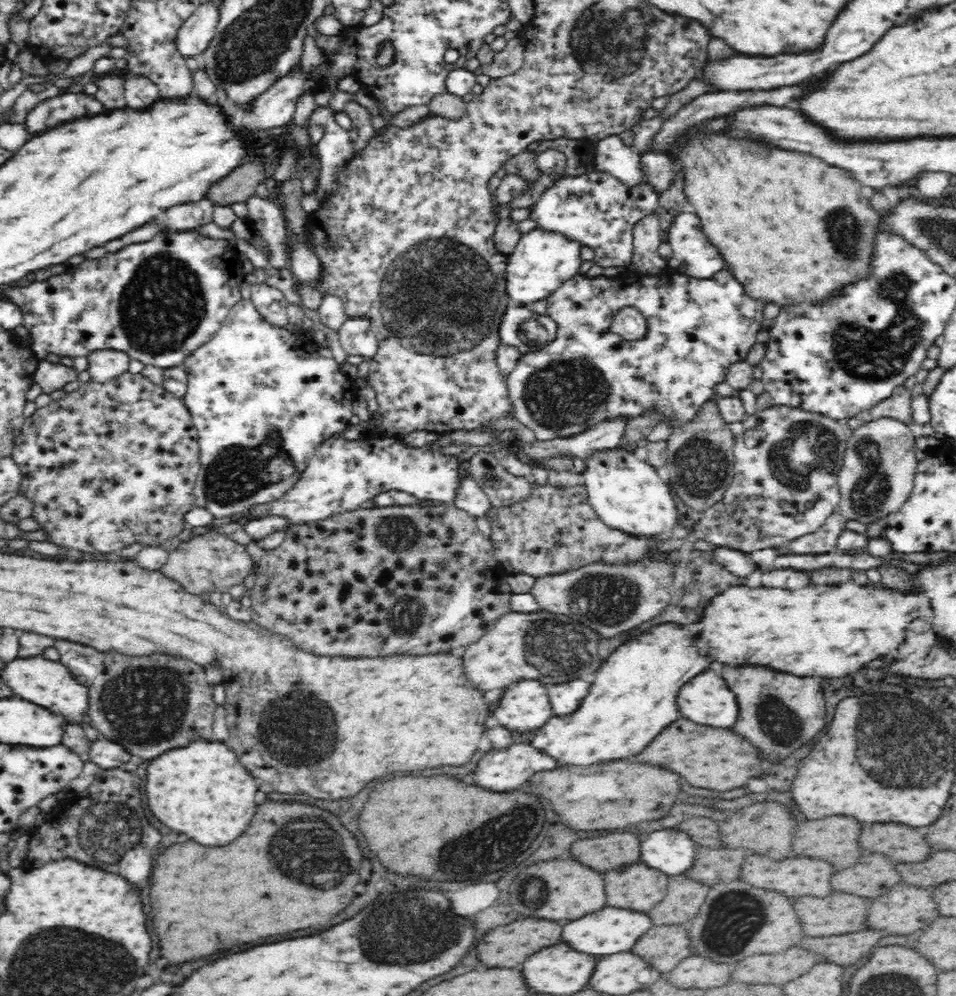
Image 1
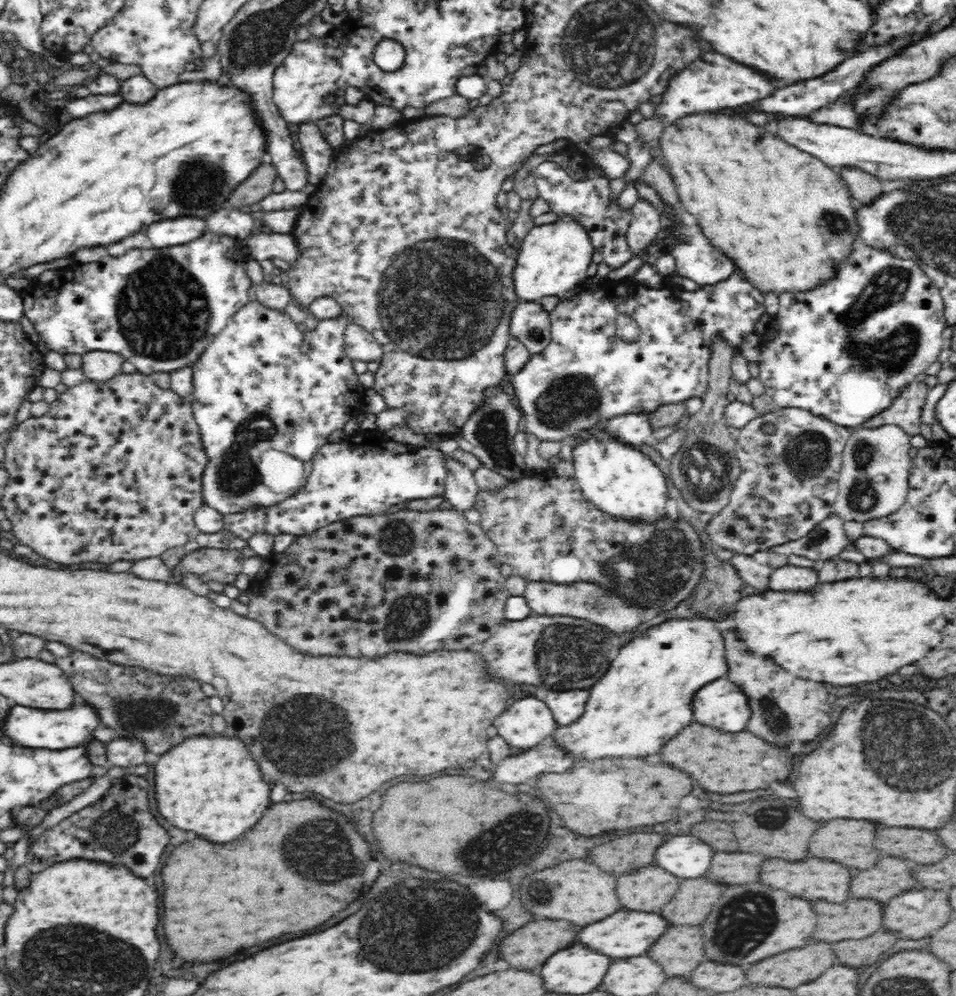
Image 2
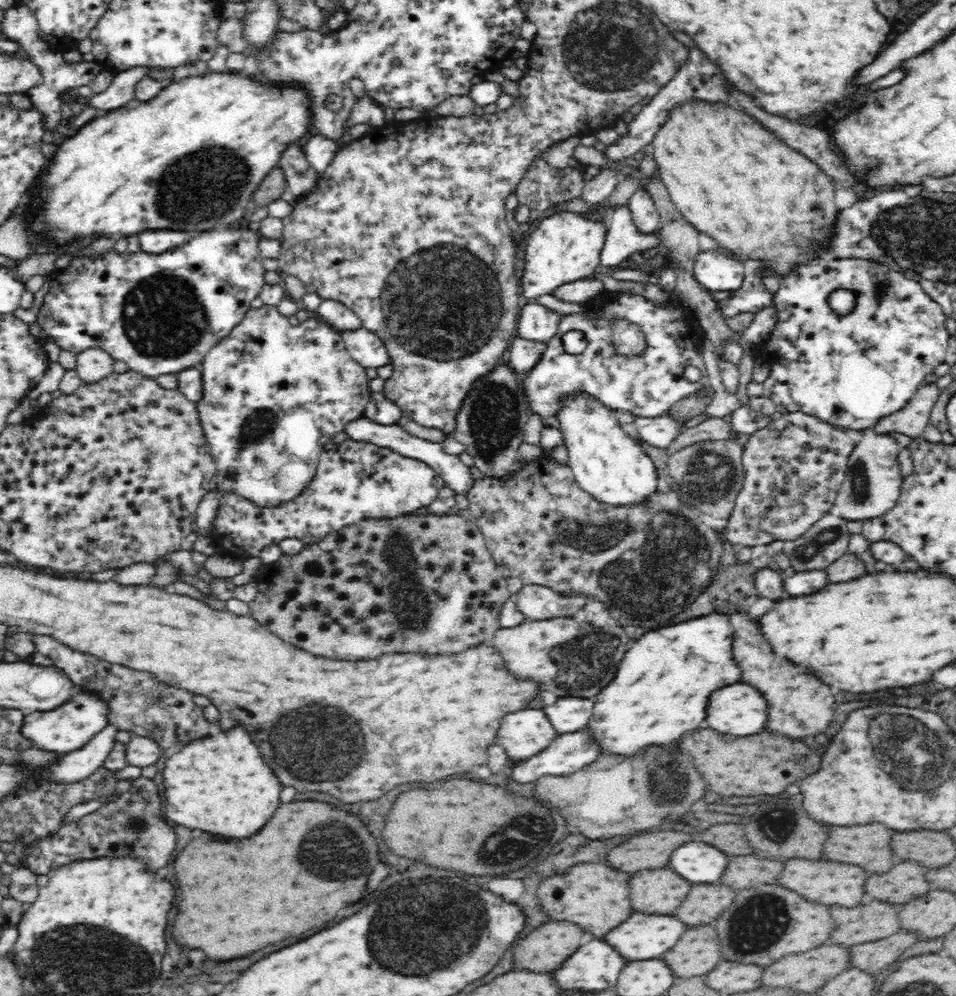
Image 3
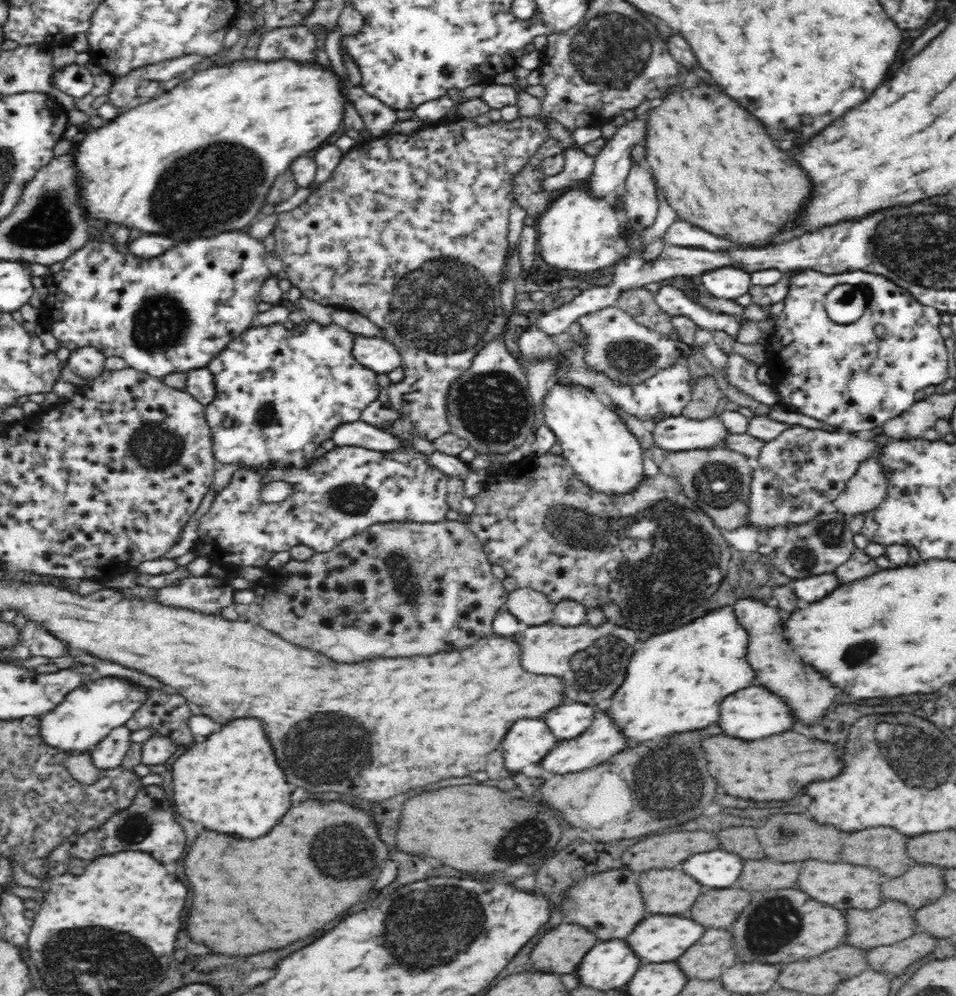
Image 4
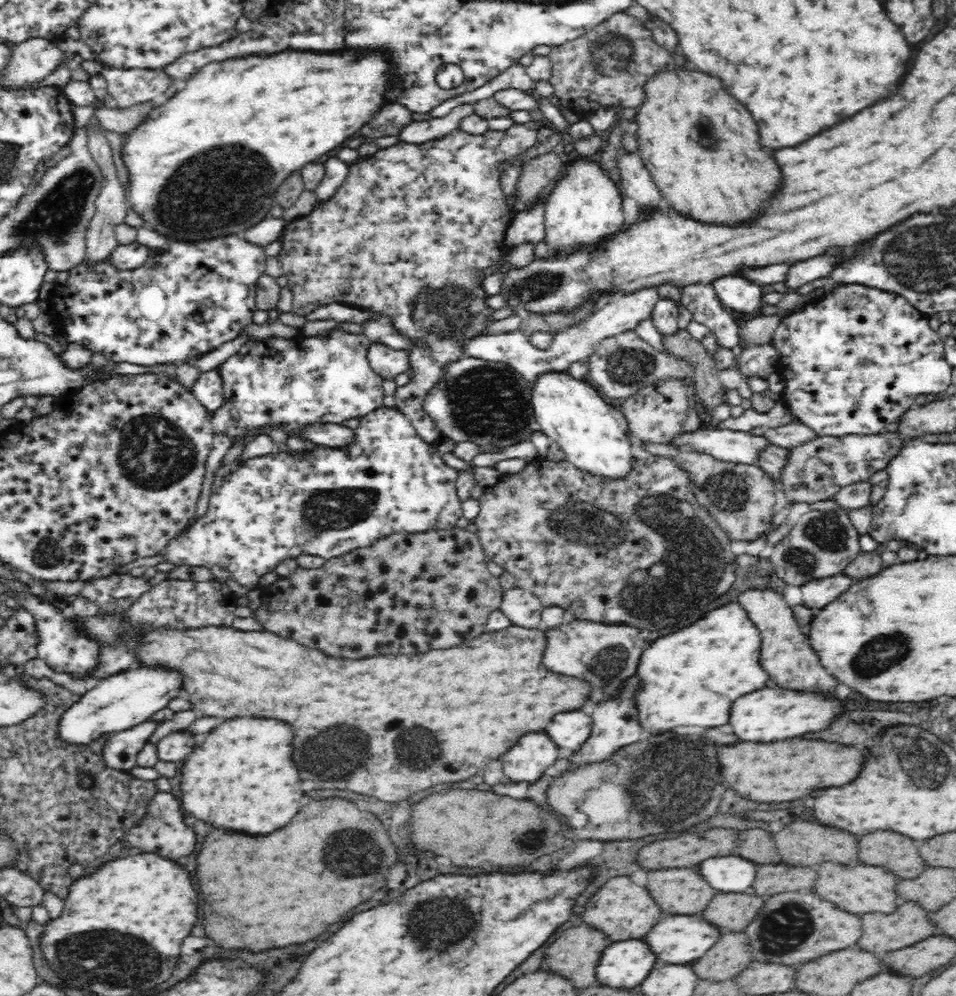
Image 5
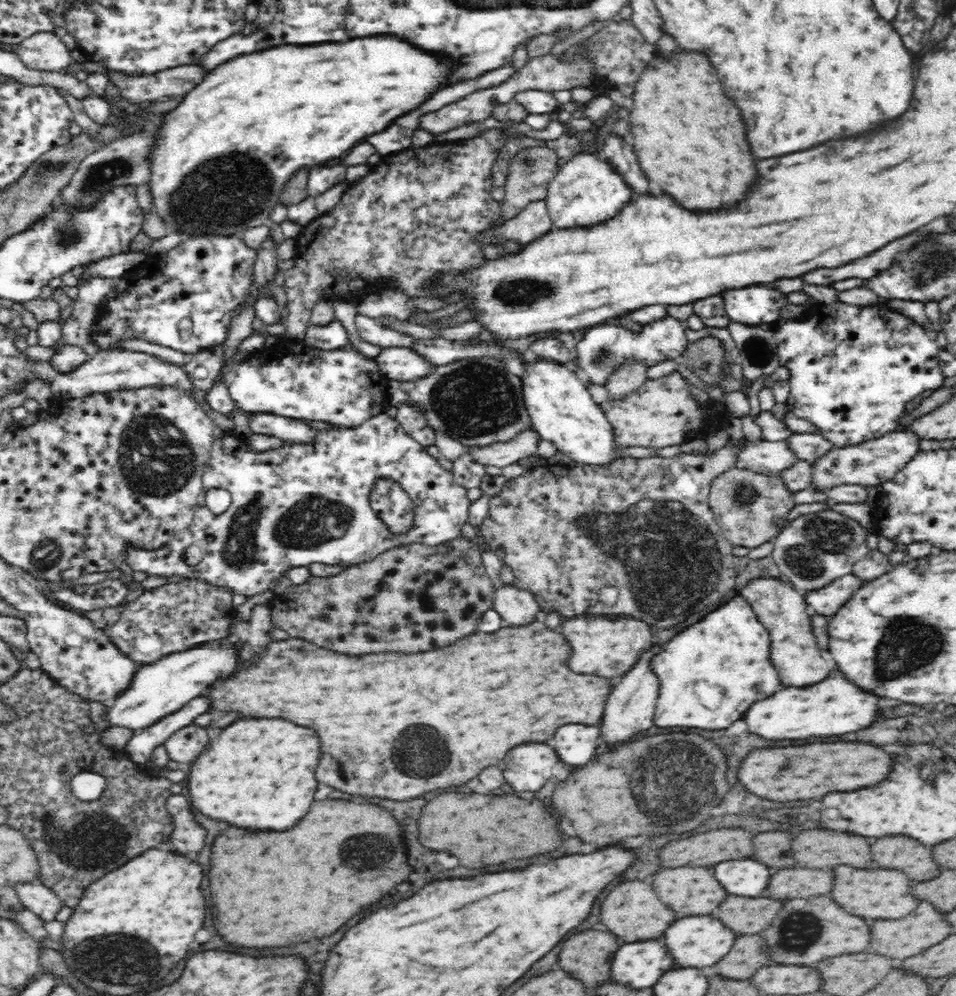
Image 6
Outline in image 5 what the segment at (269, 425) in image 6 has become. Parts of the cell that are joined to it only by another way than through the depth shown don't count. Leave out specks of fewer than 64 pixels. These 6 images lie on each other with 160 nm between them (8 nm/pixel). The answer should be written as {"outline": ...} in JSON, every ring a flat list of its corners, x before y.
{"outline":[[327,423,308,426,302,432,302,438,322,447,346,448,356,444,356,429,346,425]]}

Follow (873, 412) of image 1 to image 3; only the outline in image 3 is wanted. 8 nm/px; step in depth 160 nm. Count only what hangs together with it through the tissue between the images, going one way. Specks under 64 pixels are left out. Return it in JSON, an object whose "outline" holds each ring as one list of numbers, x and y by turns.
{"outline":[[934,383,920,385,914,391,912,398,900,410,880,418,873,426,878,433,888,434,898,432,912,439,922,437,926,428,932,407,938,400,940,391]]}

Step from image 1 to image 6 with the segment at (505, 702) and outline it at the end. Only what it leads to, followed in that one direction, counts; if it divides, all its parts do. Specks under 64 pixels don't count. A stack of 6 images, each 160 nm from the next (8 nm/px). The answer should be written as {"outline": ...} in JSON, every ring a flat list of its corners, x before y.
{"outline":[[528,742,512,748,502,760,504,778,514,790,540,790,552,776,558,754,544,742]]}

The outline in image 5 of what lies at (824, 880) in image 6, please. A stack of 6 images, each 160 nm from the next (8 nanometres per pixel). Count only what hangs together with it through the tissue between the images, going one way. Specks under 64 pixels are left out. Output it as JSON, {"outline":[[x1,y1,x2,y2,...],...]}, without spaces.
{"outline":[[782,862,756,864,752,892,764,898,778,892,796,892,802,888,810,888,814,884,814,876,816,872,812,868,796,870]]}

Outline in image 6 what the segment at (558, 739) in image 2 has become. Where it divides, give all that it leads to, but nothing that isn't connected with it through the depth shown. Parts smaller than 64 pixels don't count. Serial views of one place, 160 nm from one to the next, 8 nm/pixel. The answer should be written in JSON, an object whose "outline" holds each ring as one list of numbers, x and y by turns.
{"outline":[[742,598,730,600,726,606,706,614,702,622,696,622,670,638,648,664,660,680,660,694,652,718,654,726,728,728,740,718,748,702,784,688,768,662,766,648,768,632,756,622,752,608]]}

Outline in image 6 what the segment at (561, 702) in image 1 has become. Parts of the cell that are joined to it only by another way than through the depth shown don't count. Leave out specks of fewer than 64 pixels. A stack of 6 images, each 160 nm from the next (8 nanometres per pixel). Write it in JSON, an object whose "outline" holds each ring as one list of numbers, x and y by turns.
{"outline":[[570,722,560,726,554,736,548,740,552,748,560,754,560,758,568,764,588,764,594,756,598,742,598,726]]}

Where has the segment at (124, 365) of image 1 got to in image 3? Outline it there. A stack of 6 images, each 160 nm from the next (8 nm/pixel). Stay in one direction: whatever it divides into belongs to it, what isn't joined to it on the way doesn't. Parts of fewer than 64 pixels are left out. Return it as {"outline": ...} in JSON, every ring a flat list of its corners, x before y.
{"outline":[[89,349,77,353,75,369,83,382,94,383,114,373,116,359,104,350]]}

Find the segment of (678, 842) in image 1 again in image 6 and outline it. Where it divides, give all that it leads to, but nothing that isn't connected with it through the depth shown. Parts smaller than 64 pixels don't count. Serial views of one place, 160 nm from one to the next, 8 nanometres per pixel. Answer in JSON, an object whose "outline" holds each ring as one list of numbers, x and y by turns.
{"outline":[[730,860,730,862,718,862,712,866,712,874,718,880,718,884,728,892,728,894,738,894,738,896,762,896,758,892,764,890,764,882,768,882,770,868,755,861]]}

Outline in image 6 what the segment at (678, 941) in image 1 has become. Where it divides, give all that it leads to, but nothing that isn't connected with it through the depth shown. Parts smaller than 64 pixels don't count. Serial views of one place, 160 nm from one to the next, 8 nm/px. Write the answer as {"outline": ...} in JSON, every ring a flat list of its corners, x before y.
{"outline":[[746,934,738,936,730,948,728,954,724,954,712,968,716,974,744,980,756,972,756,968,770,964,768,958,764,958,764,942,760,942,758,934]]}

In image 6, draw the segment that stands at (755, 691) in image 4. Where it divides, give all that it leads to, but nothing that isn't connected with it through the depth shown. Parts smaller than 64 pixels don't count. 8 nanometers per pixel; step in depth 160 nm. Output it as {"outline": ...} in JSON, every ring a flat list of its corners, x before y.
{"outline":[[832,674,808,688,784,688,764,700,756,700,742,714,742,722,750,734,764,740,802,740,812,736,836,736,864,728,872,722,876,710,876,700,868,692,852,686,842,674]]}

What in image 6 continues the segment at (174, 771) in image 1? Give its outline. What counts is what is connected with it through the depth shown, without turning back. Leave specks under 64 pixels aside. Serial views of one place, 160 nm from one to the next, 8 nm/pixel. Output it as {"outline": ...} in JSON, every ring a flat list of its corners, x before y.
{"outline":[[244,718,226,726,216,738,208,740,202,754,192,762,188,774,188,796,192,806,220,822,228,822,238,828,252,830,288,830,294,826,312,804,312,794,316,790,316,780,312,766,316,766,316,734,304,730,282,718]]}

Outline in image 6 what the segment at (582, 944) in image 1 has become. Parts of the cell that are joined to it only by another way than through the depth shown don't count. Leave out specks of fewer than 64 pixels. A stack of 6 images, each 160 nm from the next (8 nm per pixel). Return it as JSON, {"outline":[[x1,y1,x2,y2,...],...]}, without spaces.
{"outline":[[688,916,674,920,664,930,664,948,668,950,668,956,676,966,712,966,720,954,728,952,728,946,732,946,734,934,716,918,710,916]]}

